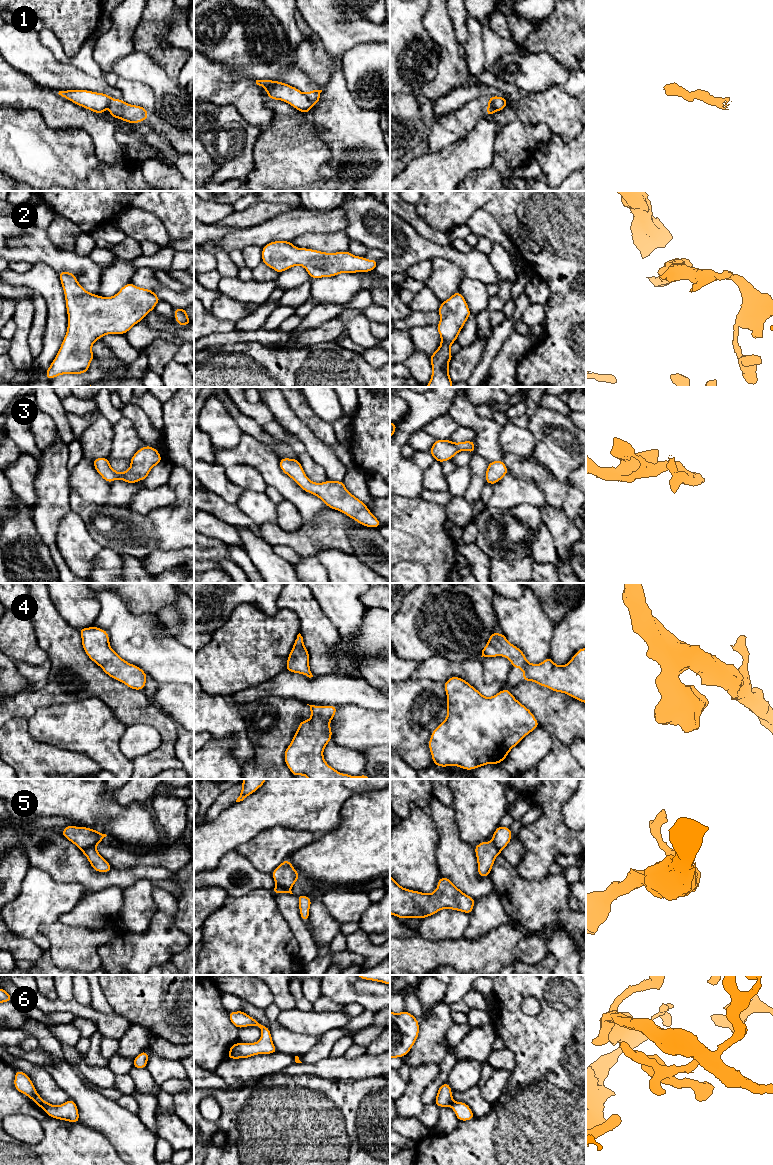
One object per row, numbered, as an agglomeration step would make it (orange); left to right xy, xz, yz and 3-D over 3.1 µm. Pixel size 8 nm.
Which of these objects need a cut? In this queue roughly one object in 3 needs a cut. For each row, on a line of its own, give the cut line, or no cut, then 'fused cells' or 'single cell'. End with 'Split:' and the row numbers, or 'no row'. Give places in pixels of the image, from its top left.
1: yz (489, 99), (496, 110) | fused cells
2: no cut | single cell
3: no cut | single cell
4: no cut | single cell
5: xy (95, 845), (89, 845), (81, 850) | fused cells
6: no cut | single cell
Split: 1, 5

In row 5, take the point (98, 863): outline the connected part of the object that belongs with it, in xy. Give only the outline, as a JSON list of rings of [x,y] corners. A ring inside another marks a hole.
[[[89,846],[81,851],[87,857],[90,865],[95,871],[106,873],[113,869],[112,866],[98,853],[96,846]]]

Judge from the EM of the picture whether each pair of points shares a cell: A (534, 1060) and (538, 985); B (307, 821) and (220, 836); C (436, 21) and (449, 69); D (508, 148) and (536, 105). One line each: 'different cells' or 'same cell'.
A: same cell
B: same cell
C: same cell
D: different cells

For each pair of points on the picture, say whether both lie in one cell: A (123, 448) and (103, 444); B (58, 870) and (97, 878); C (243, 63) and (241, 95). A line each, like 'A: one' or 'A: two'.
A: two
B: one
C: two

